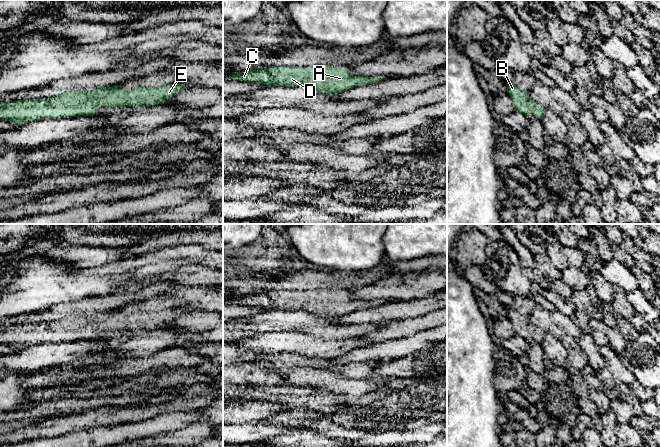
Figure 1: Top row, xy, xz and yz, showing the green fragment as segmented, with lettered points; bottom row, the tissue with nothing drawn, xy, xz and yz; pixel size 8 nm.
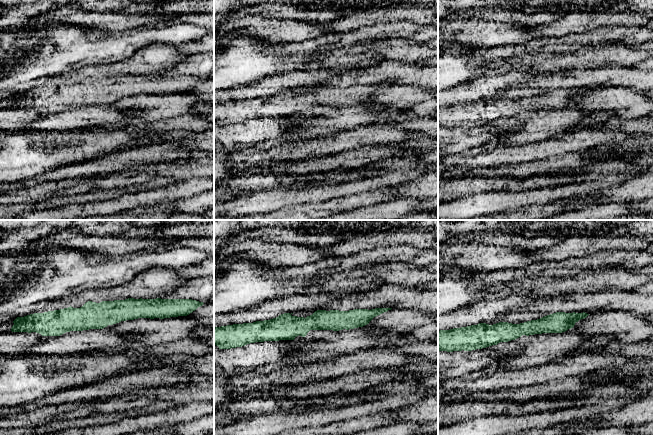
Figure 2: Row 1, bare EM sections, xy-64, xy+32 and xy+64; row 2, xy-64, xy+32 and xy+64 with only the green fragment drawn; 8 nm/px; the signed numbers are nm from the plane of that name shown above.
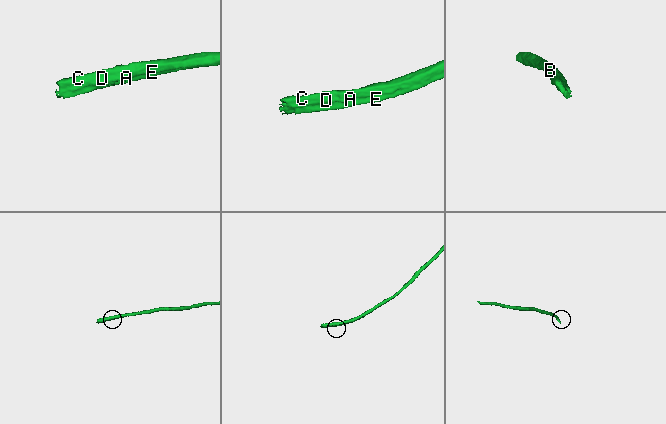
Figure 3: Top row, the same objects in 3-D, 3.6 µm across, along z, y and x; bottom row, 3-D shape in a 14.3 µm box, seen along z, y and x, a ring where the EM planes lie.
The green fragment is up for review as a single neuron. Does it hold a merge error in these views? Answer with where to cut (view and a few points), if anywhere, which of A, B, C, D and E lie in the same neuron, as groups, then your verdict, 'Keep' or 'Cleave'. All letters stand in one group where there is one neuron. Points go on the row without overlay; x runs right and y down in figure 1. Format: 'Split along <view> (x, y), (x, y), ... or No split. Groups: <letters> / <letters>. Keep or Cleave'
No split. Groups: A B C D E. Keep

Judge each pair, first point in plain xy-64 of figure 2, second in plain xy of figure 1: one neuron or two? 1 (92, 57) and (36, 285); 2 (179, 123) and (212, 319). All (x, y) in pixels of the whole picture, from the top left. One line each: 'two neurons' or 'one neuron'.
1: one neuron
2: two neurons

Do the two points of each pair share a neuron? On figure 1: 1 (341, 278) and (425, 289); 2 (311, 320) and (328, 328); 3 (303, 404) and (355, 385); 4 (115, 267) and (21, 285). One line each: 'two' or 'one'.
1: two
2: one
3: two
4: two

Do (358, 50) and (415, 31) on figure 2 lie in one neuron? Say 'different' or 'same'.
different

